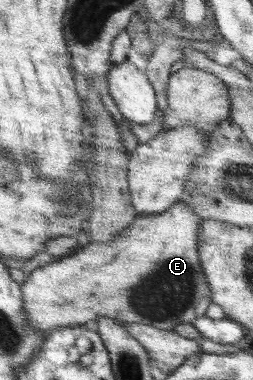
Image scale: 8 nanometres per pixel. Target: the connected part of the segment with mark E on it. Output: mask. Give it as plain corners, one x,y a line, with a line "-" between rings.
179,201
161,214
137,214
133,222
113,240
88,243
68,257
27,273
20,290
28,323
45,335
71,325
91,325
100,316
120,322
147,324
162,330
173,330
180,324
192,323
205,315
212,302
198,255
202,222
203,219
193,208

